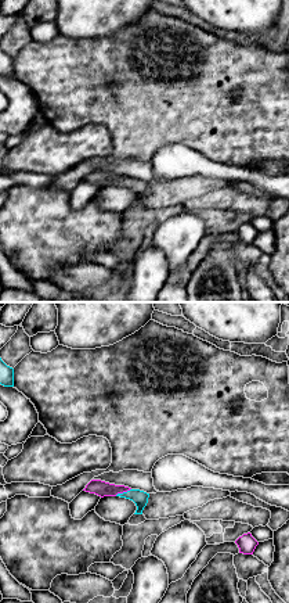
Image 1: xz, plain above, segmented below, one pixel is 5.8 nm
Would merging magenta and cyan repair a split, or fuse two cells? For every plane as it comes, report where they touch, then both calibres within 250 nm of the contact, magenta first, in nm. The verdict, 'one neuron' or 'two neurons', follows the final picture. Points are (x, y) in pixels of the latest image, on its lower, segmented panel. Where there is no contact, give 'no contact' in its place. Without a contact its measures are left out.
(122, 492) | 90/90 nm

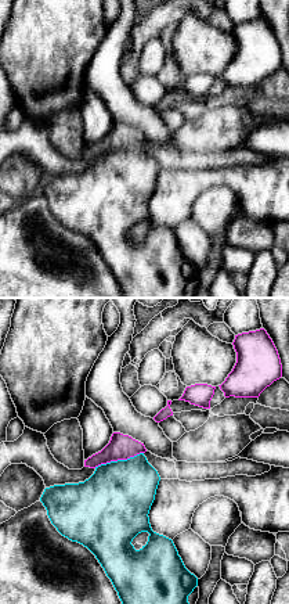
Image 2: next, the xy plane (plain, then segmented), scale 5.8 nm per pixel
(118, 459) | 150/420 nm

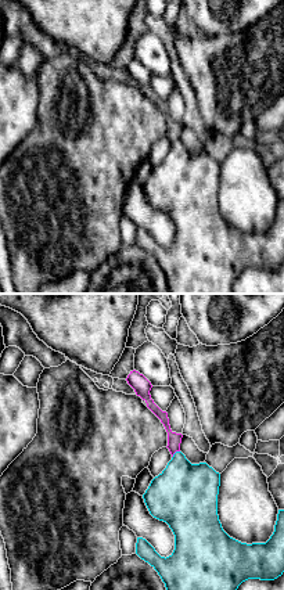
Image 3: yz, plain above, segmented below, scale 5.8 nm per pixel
(175, 452) | 80/360 nm

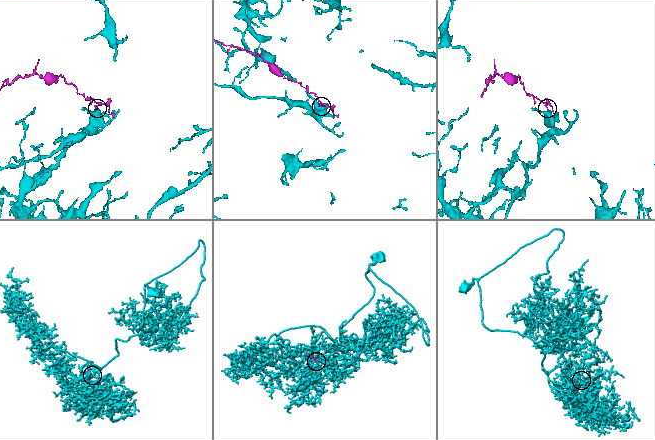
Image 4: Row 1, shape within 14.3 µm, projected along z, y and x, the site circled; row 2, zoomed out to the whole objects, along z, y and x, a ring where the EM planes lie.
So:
two neurons

